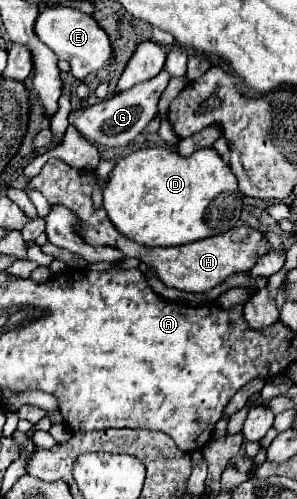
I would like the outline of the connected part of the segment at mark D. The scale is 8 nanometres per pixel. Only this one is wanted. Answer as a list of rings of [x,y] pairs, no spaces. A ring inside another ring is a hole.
[[[142,147],[116,163],[104,189],[104,209],[122,235],[146,247],[170,247],[186,245],[216,233],[220,235],[236,227],[242,213],[242,195],[238,193],[236,175],[212,147],[198,149],[188,157],[178,155],[172,147]]]

